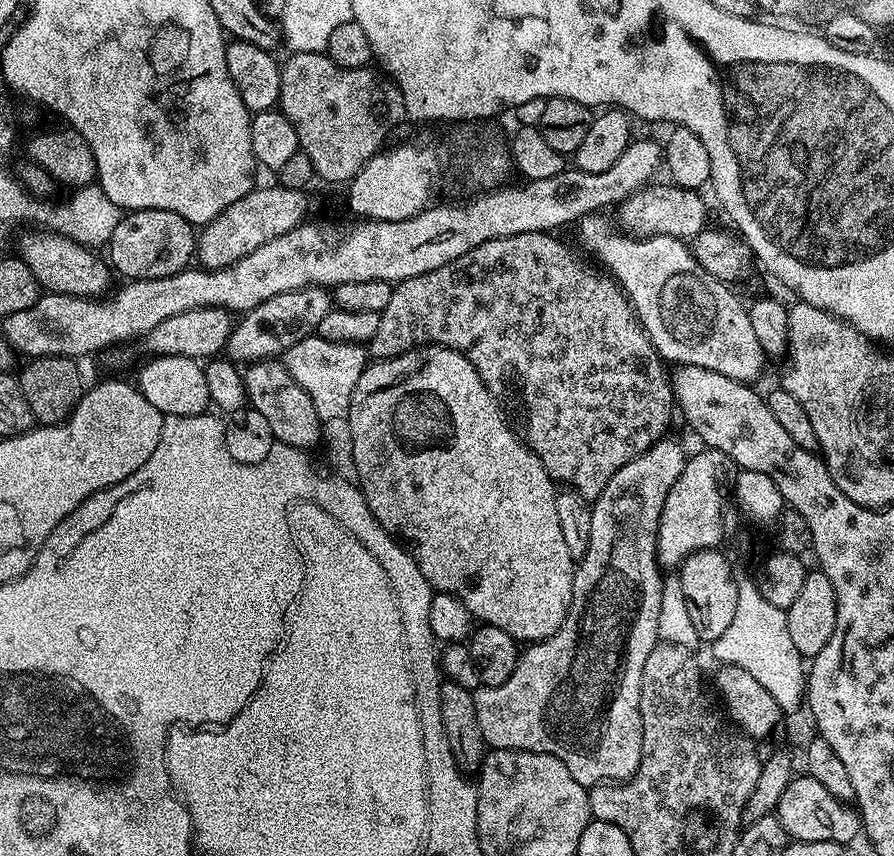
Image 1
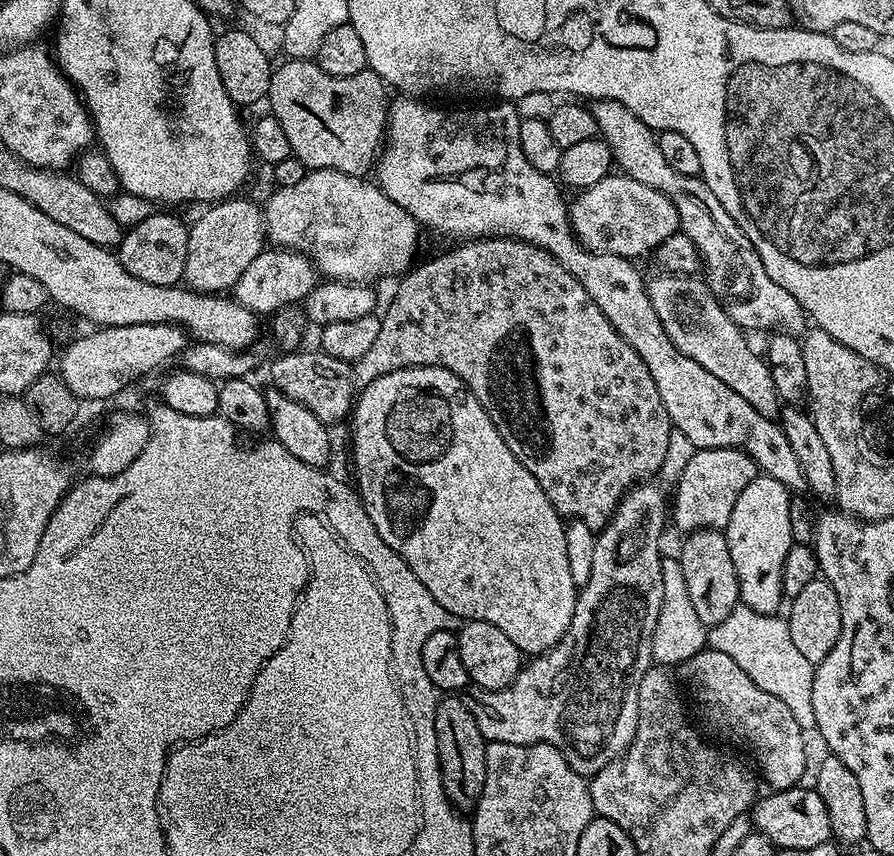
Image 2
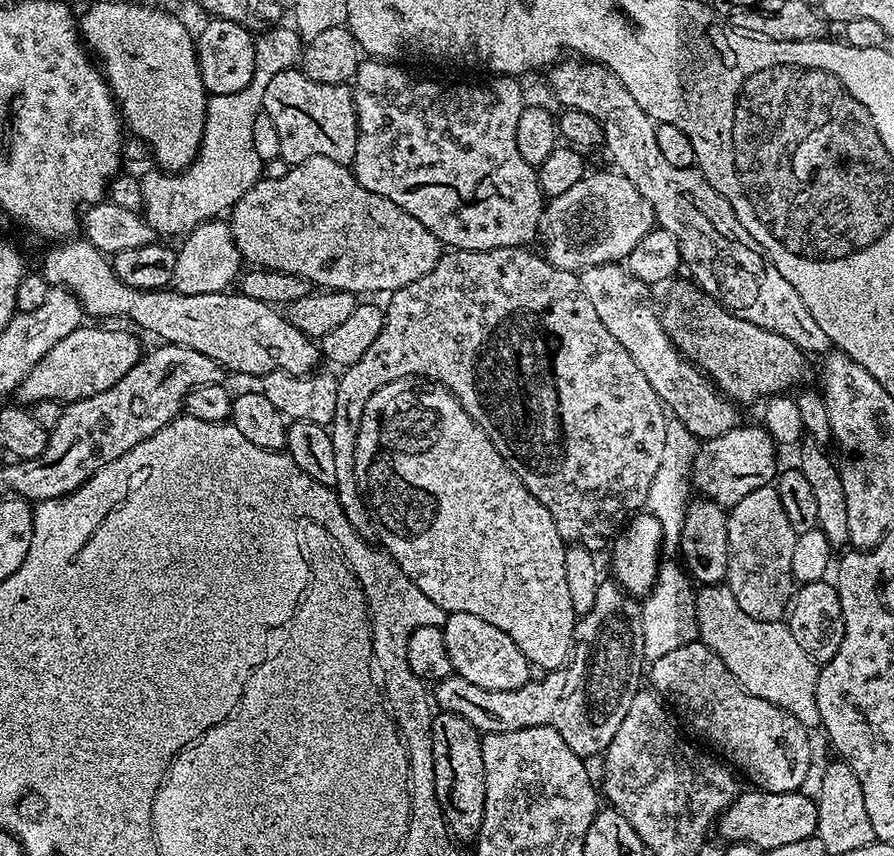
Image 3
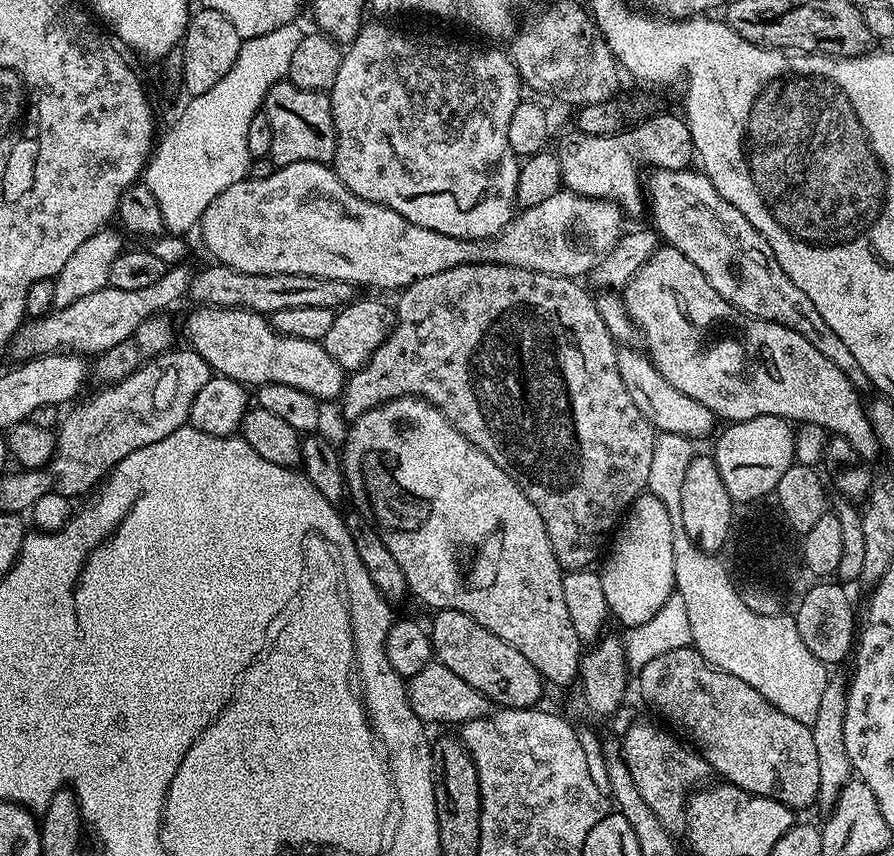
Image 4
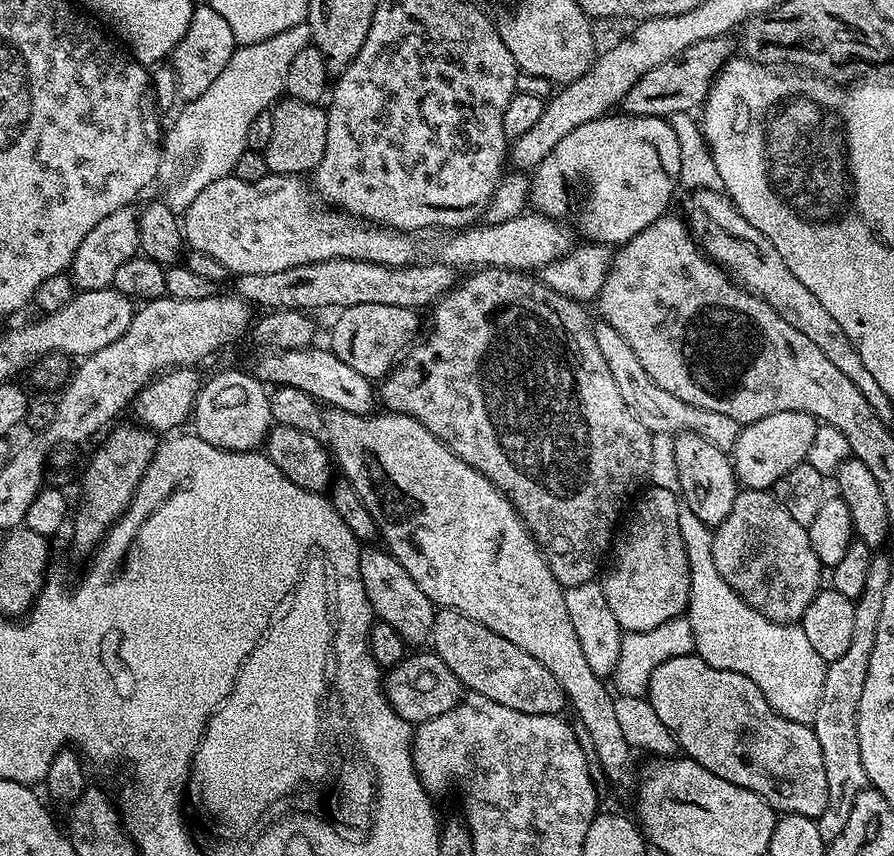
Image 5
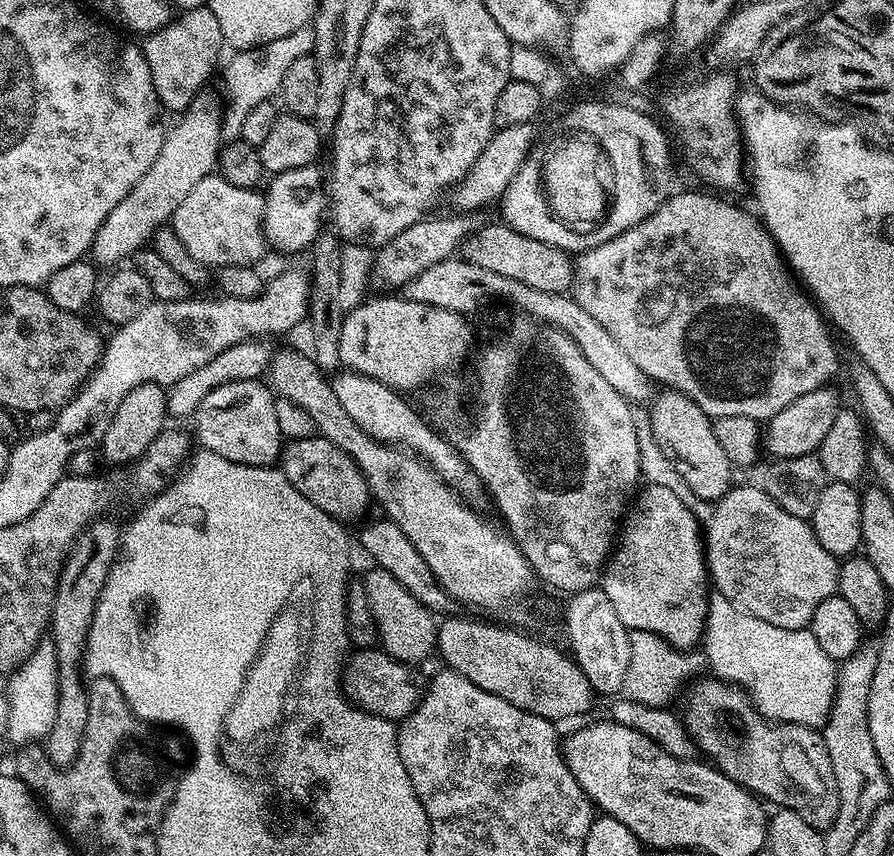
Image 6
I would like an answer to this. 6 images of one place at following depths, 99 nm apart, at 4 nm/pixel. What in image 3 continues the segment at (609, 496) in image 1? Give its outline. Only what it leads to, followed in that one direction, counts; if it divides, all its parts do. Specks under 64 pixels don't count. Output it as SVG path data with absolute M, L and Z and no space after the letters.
M601 579L594 606L576 621L572 649L568 661L561 668L545 671L541 680L529 679L518 690L482 690L482 686L474 686L474 682L466 682L466 678L453 674L435 685L435 707L442 712L458 714L458 718L466 718L466 722L470 722L470 726L474 726L481 734L522 730L530 726L550 726L562 734L566 746L570 746L574 754L585 758L599 757L608 749L610 742L614 742L614 734L618 734L618 726L622 726L622 718L626 718L626 710L630 710L634 694L642 688L640 671L643 668L645 671L646 661L641 615L642 608L637 597L628 595L611 579Z

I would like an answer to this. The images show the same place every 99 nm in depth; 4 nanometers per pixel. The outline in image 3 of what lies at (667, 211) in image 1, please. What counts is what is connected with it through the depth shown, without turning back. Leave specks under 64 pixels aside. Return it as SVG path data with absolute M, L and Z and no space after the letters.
M615 170L589 171L570 190L545 203L542 255L554 266L579 274L588 268L623 261L655 224L650 202L638 194L638 186L630 178Z

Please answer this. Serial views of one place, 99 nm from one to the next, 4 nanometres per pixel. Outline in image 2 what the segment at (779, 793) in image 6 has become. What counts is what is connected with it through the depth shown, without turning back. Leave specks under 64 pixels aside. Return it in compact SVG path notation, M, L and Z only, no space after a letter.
M705 646L679 665L678 676L681 681L688 680L688 692L697 710L714 731L721 732L728 740L748 744L769 789L795 788L803 781L800 779L804 776L805 733L798 722L794 722L790 706L774 698L774 694L766 694L734 658L722 654L722 650Z

